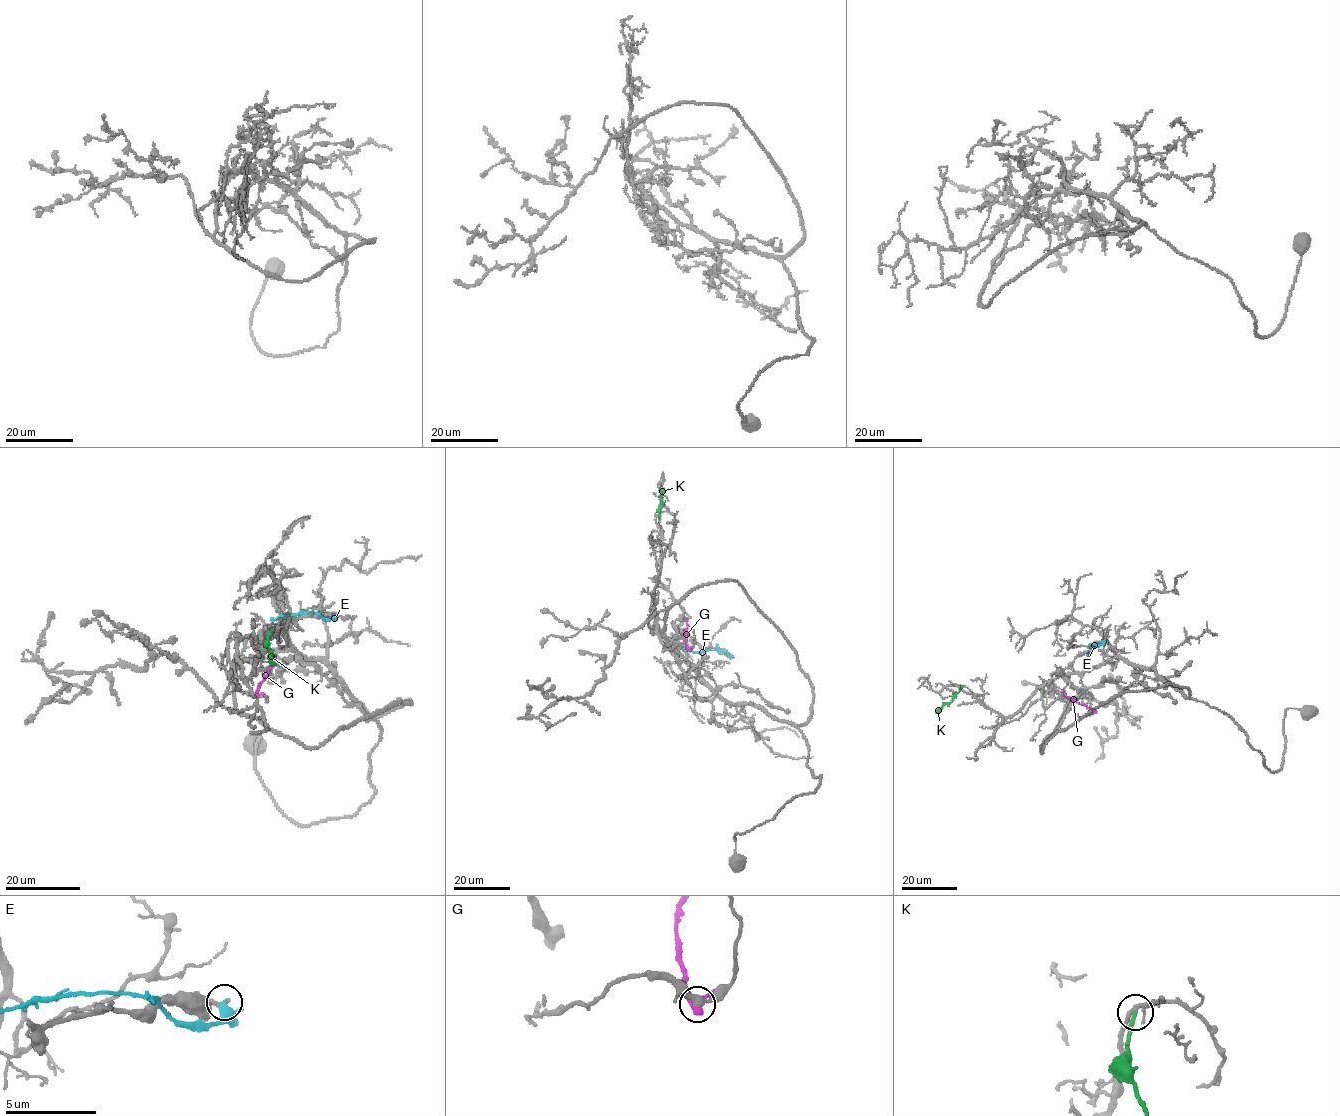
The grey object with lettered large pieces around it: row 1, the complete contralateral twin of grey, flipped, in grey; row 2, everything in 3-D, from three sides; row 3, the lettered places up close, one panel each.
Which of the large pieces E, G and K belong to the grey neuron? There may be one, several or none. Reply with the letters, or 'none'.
none

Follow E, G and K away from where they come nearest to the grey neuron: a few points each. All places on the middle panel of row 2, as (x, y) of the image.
E: (730, 657), (728, 653), (718, 649), (683, 650)
G: (688, 649), (684, 617)
K: (660, 519), (661, 491), (665, 487)

